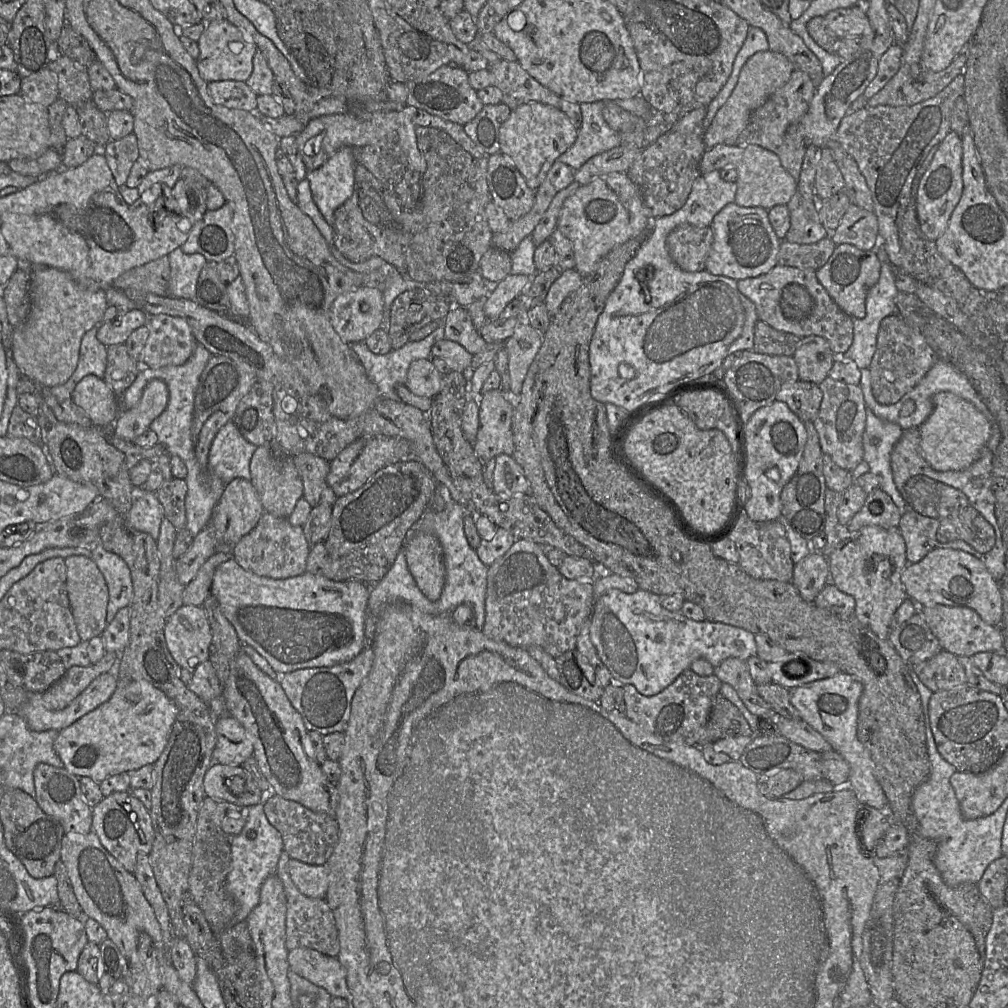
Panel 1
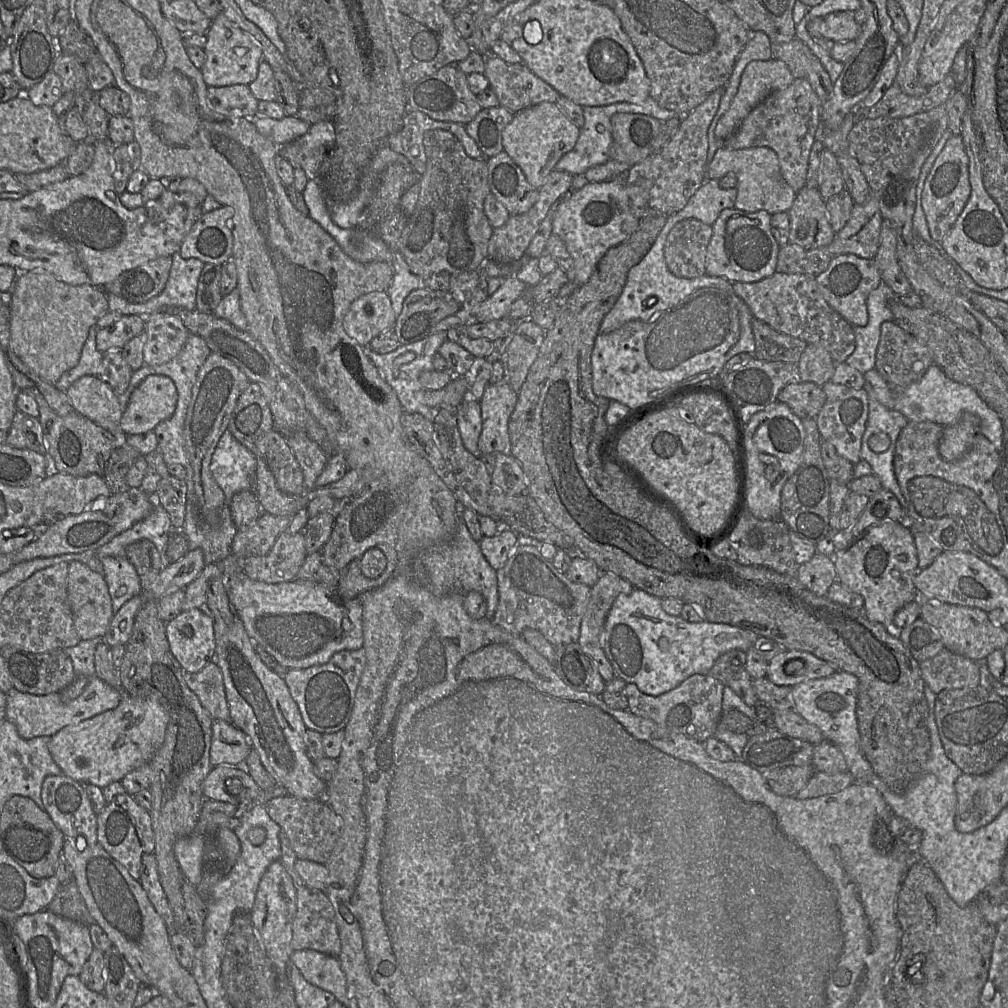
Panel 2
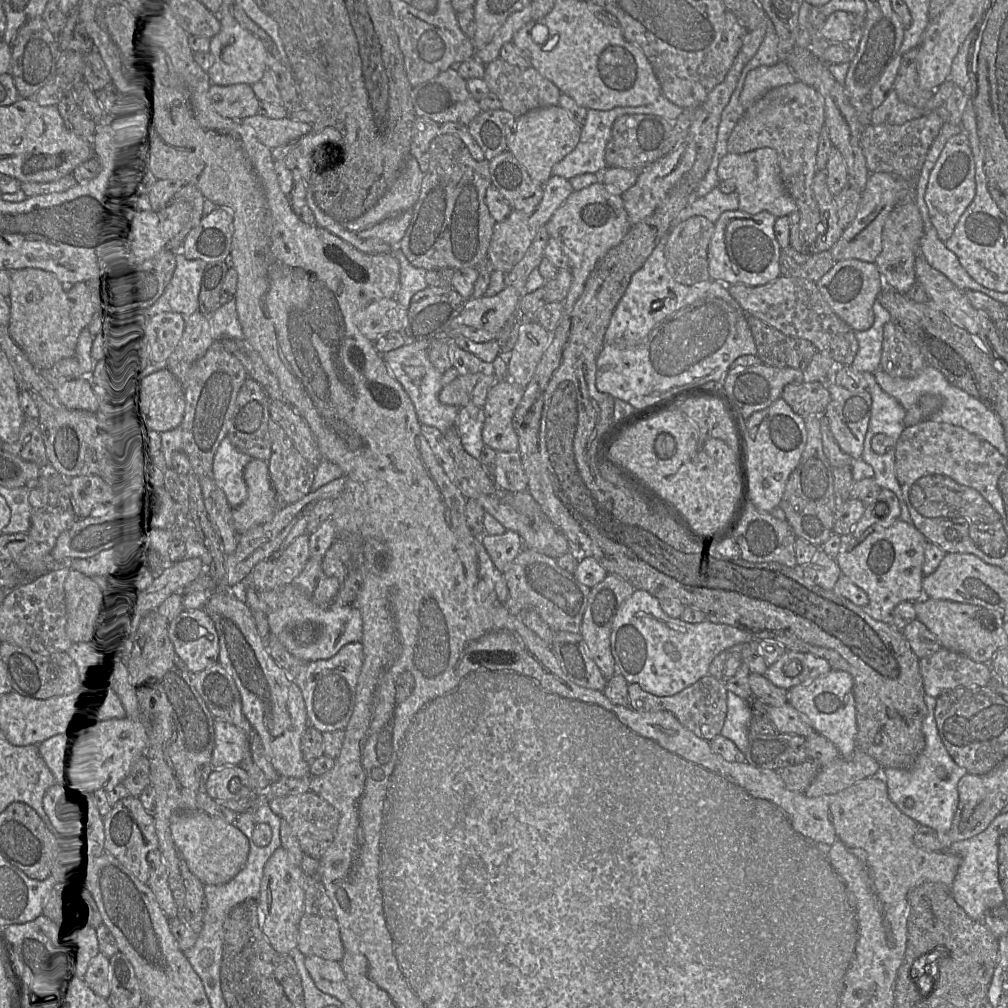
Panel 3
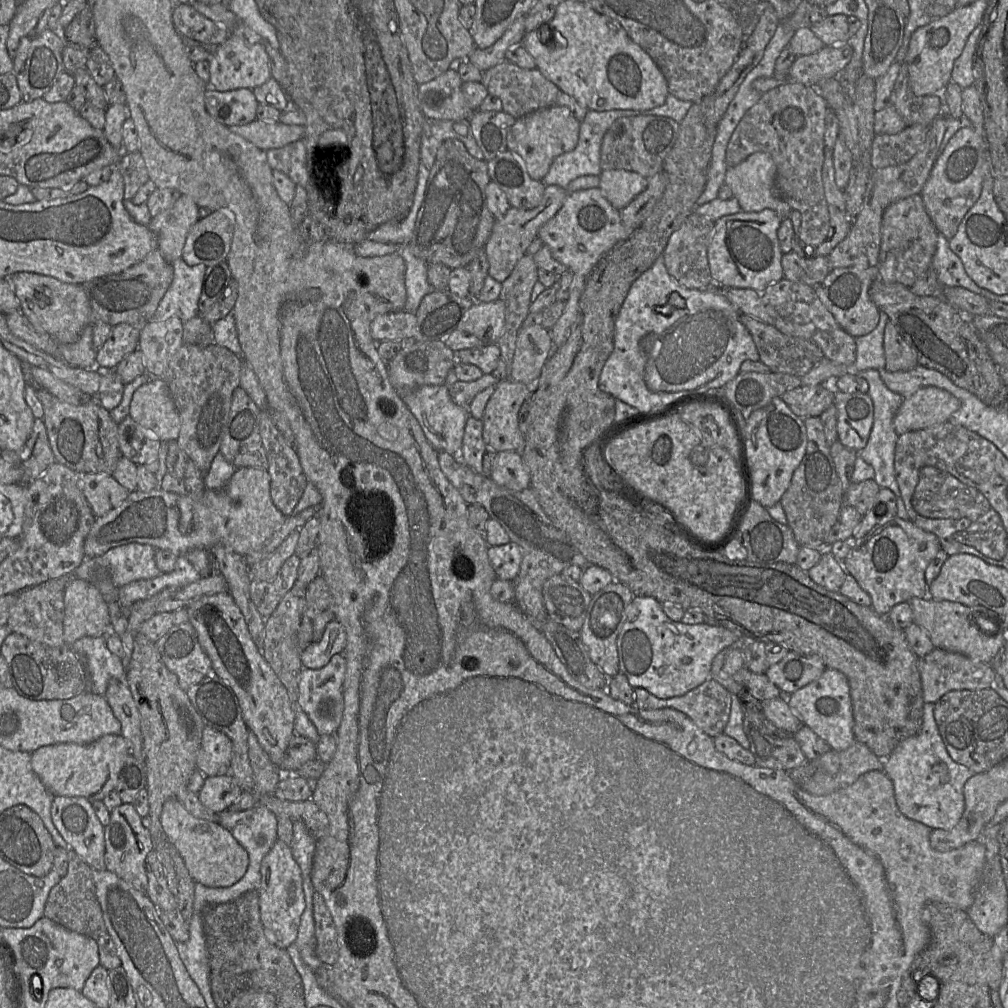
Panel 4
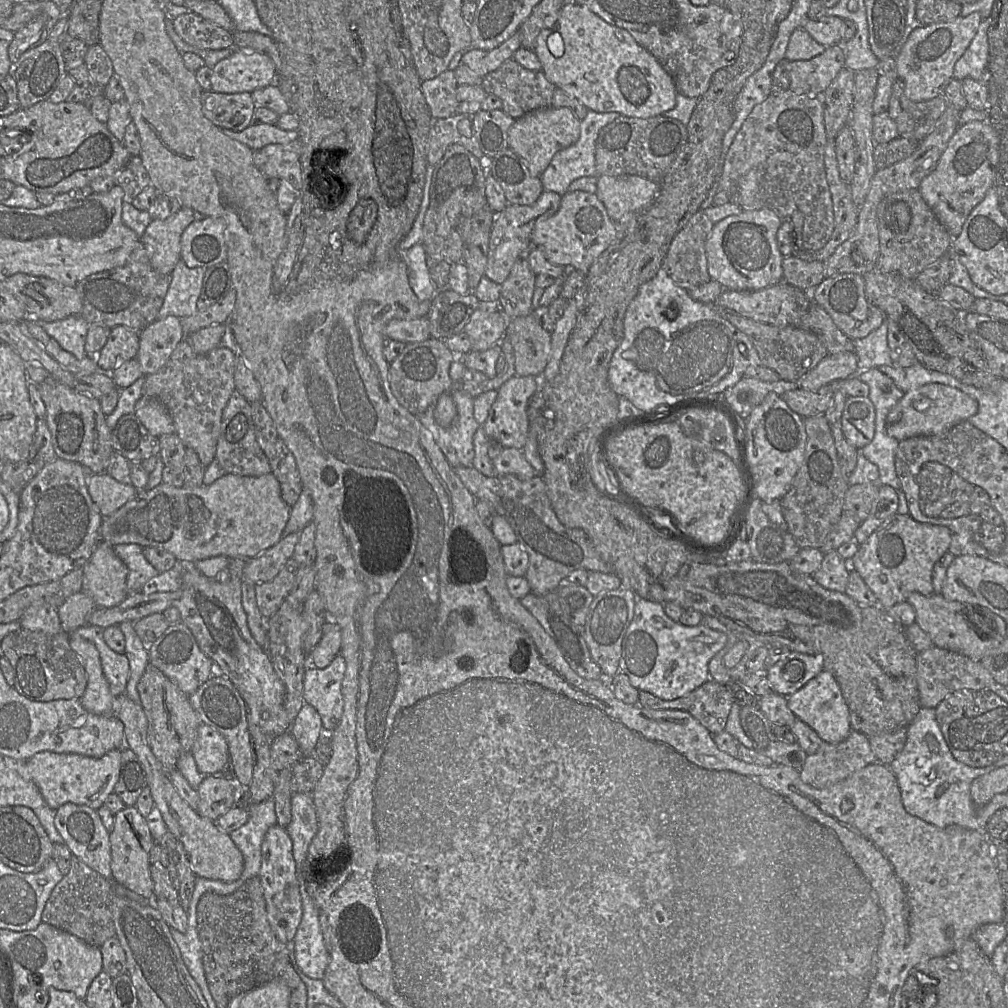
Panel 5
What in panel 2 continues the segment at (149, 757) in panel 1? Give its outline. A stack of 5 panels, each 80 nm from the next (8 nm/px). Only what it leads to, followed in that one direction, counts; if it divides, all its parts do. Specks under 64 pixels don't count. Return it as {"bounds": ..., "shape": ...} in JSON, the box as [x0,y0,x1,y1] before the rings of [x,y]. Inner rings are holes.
{"bounds":[48,694,168,789],"shape":[[[124,694],[116,708],[59,730],[51,736],[48,749],[64,775],[102,789],[121,781],[128,773],[151,761],[164,742],[168,722],[168,712],[156,699],[135,698]]]}

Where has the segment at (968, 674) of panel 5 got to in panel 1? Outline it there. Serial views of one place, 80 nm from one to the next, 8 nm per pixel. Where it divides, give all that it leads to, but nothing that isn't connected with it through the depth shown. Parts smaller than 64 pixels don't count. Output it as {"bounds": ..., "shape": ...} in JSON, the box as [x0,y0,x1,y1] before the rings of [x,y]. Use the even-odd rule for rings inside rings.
{"bounds":[913,650,968,693],"shape":[[[946,650],[915,665],[913,670],[933,693],[968,685],[963,661]]]}

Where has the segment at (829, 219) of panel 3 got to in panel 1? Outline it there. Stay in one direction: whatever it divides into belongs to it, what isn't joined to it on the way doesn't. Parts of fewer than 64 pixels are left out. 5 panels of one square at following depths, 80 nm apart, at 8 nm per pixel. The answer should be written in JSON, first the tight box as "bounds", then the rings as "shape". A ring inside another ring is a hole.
{"bounds":[785,190,829,244],"shape":[[[798,190],[787,203],[790,227],[785,240],[797,244],[813,244],[829,236],[818,215],[819,200],[805,198]]]}

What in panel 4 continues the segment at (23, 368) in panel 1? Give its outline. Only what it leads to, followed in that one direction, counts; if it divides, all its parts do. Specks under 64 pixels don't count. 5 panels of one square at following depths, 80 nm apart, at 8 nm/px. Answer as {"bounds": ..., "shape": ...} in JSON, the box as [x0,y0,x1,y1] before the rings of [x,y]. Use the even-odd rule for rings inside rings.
{"bounds":[4,272,90,344],"shape":[[[17,272],[4,279],[8,279],[19,300],[19,311],[37,330],[48,333],[59,344],[74,343],[79,338],[83,329],[90,324],[90,303],[82,285],[66,284],[51,276],[33,272]]]}

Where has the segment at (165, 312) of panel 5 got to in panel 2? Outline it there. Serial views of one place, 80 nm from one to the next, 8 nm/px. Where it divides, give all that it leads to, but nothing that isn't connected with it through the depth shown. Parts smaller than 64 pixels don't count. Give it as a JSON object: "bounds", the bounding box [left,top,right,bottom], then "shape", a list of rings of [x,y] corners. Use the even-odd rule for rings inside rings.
{"bounds":[106,252,204,316],"shape":[[[179,252],[171,255],[172,264],[162,292],[144,303],[129,303],[113,294],[106,294],[108,310],[121,315],[149,316],[168,307],[196,309],[196,290],[204,263],[196,258],[184,259]]]}

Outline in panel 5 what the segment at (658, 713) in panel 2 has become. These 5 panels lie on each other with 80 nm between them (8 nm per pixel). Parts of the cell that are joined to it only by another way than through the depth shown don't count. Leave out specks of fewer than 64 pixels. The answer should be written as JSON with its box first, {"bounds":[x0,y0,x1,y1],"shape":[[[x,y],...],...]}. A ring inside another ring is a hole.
{"bounds":[638,679,733,734],"shape":[[[709,679],[692,692],[672,700],[640,691],[638,704],[644,708],[684,710],[711,734],[718,734],[725,729],[733,697],[727,685]]]}

